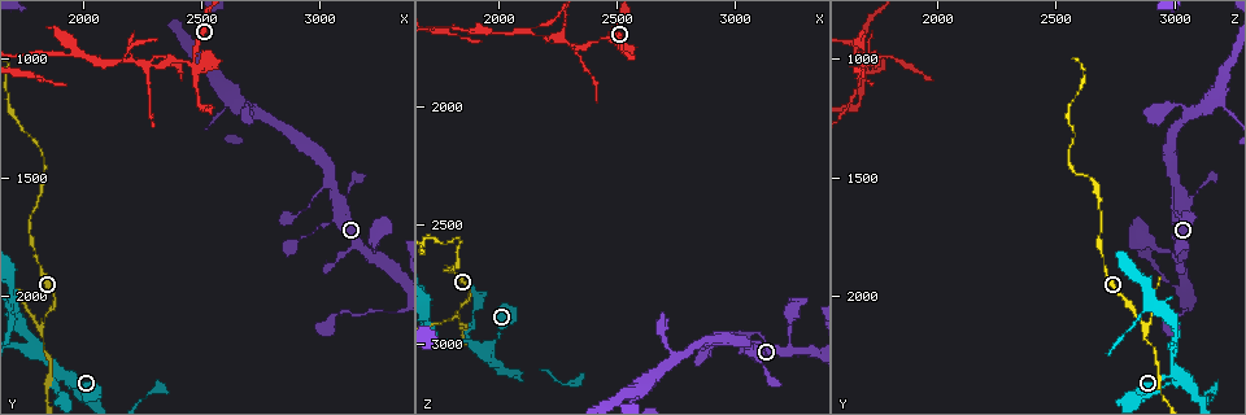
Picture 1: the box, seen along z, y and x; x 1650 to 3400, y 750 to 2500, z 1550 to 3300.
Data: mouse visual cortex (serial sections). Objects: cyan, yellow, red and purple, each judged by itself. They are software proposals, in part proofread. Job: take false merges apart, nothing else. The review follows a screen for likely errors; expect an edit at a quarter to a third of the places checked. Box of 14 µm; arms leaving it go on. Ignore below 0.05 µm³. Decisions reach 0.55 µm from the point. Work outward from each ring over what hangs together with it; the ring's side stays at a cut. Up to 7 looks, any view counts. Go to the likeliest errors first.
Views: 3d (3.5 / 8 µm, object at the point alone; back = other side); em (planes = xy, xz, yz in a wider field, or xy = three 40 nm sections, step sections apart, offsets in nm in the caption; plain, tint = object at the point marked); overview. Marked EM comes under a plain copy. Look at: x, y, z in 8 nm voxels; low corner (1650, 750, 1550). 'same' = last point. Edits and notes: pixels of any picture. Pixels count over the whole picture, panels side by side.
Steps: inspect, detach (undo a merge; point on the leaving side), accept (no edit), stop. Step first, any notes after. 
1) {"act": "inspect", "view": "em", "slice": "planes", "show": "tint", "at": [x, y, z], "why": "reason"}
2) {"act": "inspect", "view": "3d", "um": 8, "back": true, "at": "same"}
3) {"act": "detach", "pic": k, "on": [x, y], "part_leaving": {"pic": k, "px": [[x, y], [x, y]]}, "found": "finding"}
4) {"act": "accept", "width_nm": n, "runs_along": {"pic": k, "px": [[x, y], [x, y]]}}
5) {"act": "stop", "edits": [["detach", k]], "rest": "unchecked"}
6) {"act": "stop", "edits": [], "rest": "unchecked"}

{"act": "inspect", "view": "3d", "um": 8, "at": [1830, 2150, 2870], "why": "a fork"}

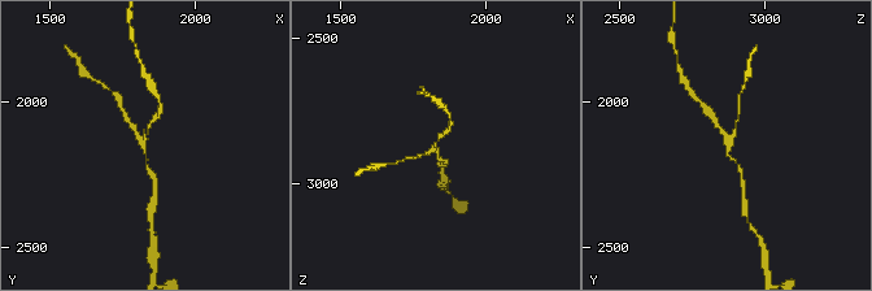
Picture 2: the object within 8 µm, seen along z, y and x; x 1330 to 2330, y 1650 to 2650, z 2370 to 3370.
{"act": "inspect", "view": "3d", "um": 3.5, "at": [1830, 2150, 2880]}

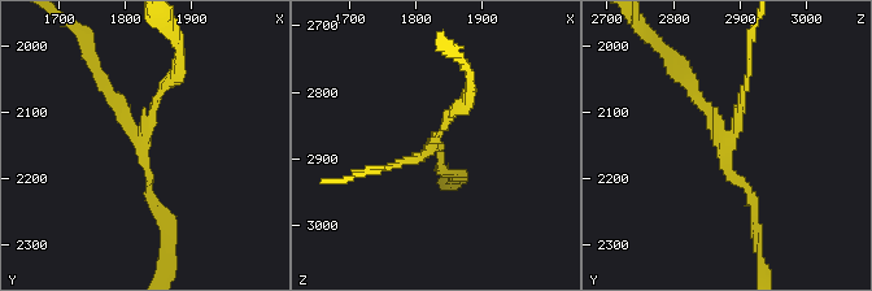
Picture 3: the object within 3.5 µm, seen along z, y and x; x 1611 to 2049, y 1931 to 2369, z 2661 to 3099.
{"act": "inspect", "view": "em", "slice": "xy", "step": 5, "show": "tint", "at": [1825, 2145, 2880], "arms": 3, "arm_widths_nm": [100, 100, 150]}

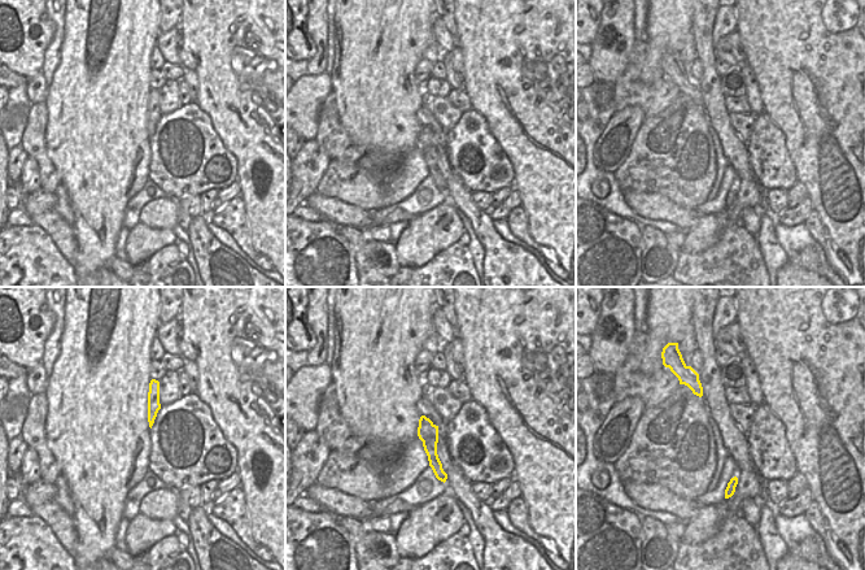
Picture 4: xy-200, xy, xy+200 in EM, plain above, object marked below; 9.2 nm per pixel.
{"act": "detach", "pic": 3, "on": [109, 94], "part_leaving": {"pic": 3, "px": [[135, 134], [79, 34]]}, "found": "a second cell is stuck on"}

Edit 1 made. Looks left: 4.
{"act": "inspect", "view": "3d", "um": 3.5, "at": [2480, 1050, 1710], "why": "four-way junction"}

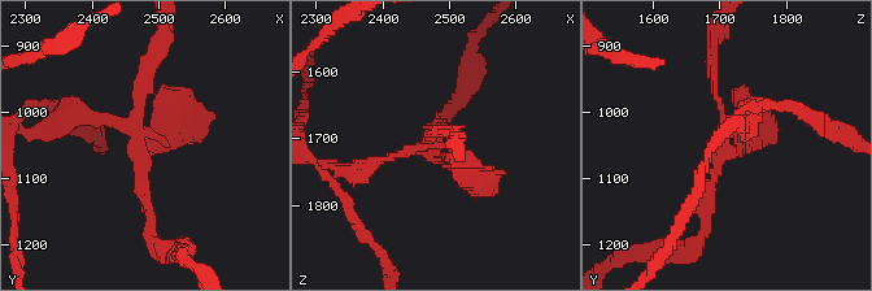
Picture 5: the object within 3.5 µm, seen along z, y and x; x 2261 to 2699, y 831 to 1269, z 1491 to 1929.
{"act": "inspect", "view": "em", "slice": "xy", "step": 5, "show": "tint", "at": [2465, 1045, 1705]}

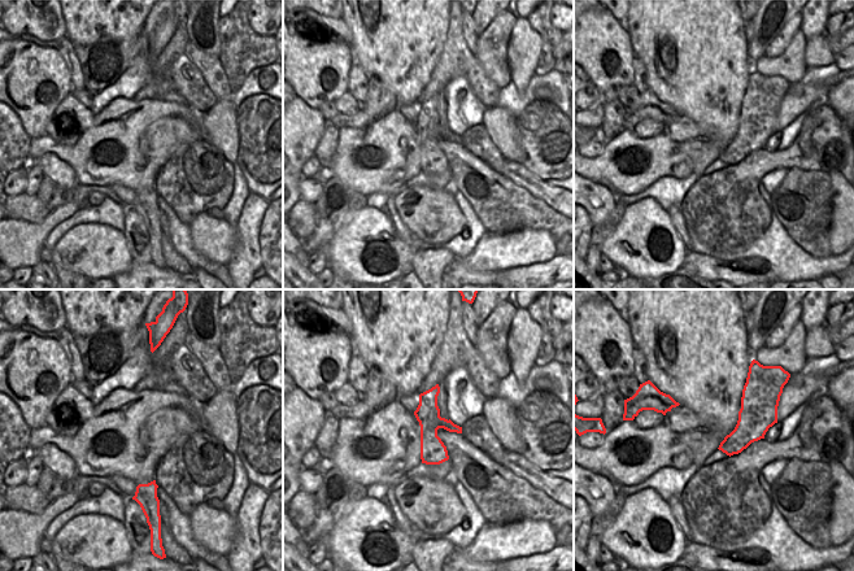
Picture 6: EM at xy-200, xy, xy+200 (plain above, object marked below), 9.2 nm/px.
{"act": "detach", "pic": 5, "on": [87, 112], "part_leaving": {"pic": 5, "px": [[130, 120], [70, 114], [34, 131]]}, "found": "a second cell is stuck on"}

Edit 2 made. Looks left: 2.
{"act": "stop", "edits": [["detach", 3], ["detach", 5]], "rest": "unchecked"}

